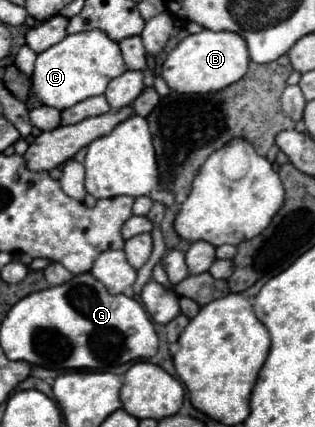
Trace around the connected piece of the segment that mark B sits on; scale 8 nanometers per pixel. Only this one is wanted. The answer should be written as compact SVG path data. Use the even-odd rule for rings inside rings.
M201 30L199 34L189 34L181 40L175 50L167 56L161 76L171 90L181 94L207 94L217 92L237 80L241 80L249 66L247 42L241 34L235 32L213 32Z

